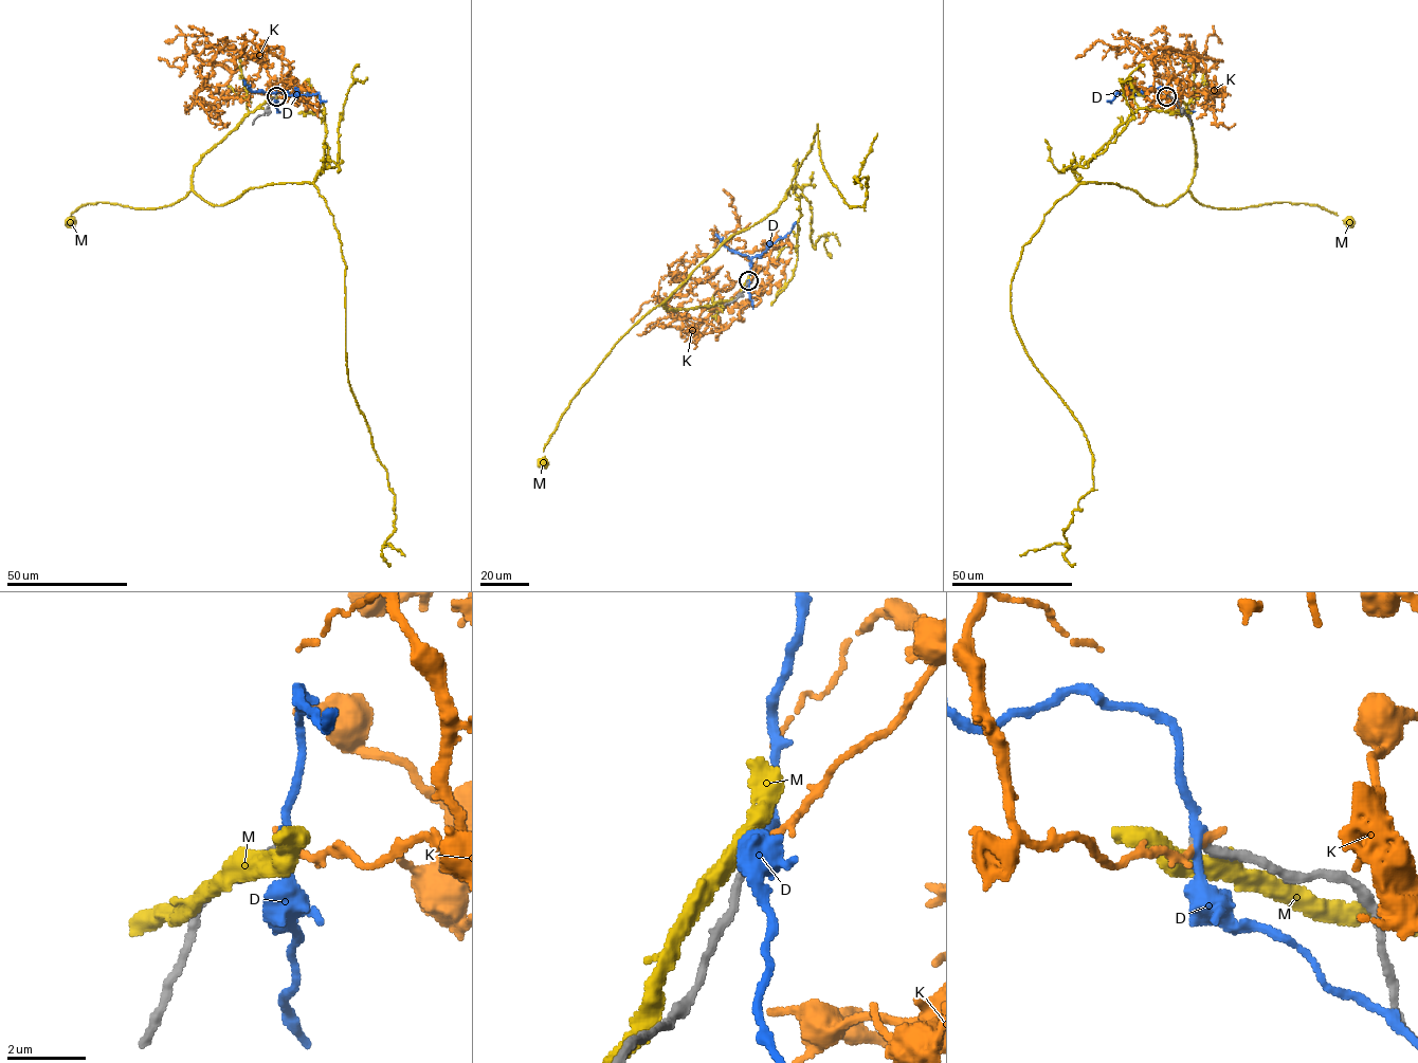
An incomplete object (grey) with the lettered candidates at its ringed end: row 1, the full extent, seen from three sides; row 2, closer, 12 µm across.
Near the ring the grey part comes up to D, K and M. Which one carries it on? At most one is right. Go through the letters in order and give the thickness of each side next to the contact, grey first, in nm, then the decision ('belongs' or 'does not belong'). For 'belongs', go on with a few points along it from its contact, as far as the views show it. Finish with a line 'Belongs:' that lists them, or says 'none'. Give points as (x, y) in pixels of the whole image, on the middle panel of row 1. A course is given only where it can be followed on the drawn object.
D: 190/220 nm | does not belong
K: 200/240 nm | does not belong
M: 280/440 nm | does not belong
Belongs: none

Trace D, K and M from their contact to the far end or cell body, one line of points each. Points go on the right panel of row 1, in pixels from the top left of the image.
D: (1167, 96), (1166, 90), (1159, 87), (1149, 88), (1140, 95), (1116, 93), (1107, 102)
K: (1167, 96), (1156, 94), (1151, 58), (1189, 52), (1191, 93), (1135, 88), (1139, 117)
M: (1168, 96), (1185, 105), (1192, 124), (1196, 166), (1188, 190), (1198, 202), (1232, 208), (1315, 204), (1349, 223)

